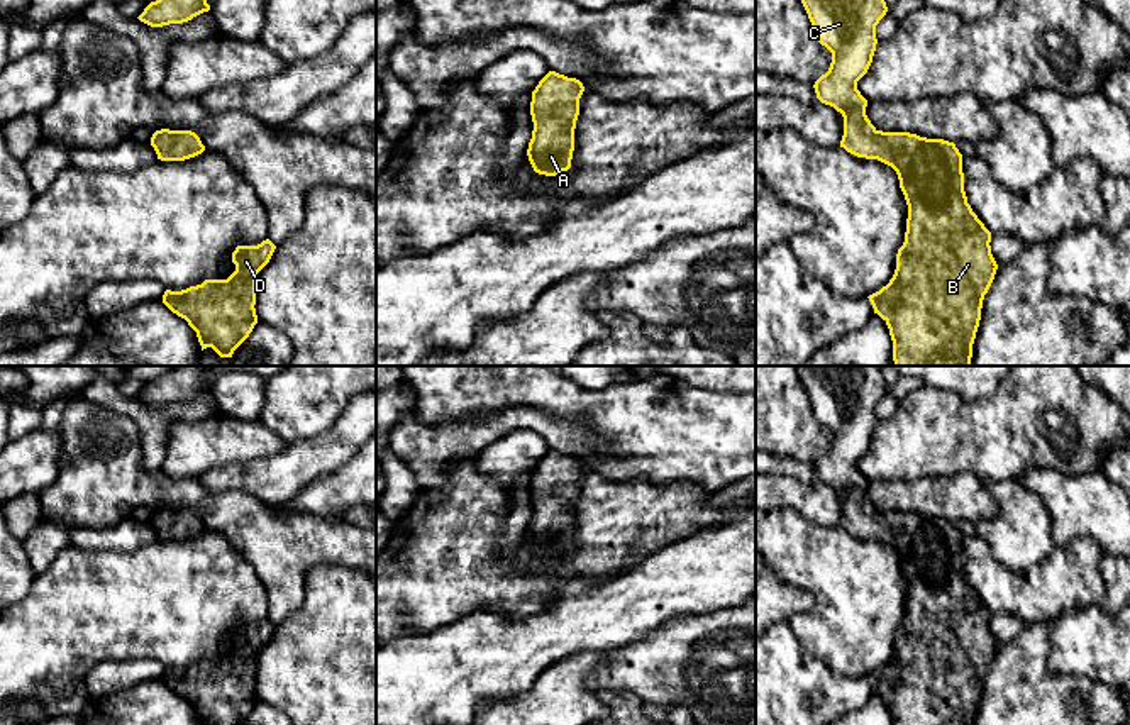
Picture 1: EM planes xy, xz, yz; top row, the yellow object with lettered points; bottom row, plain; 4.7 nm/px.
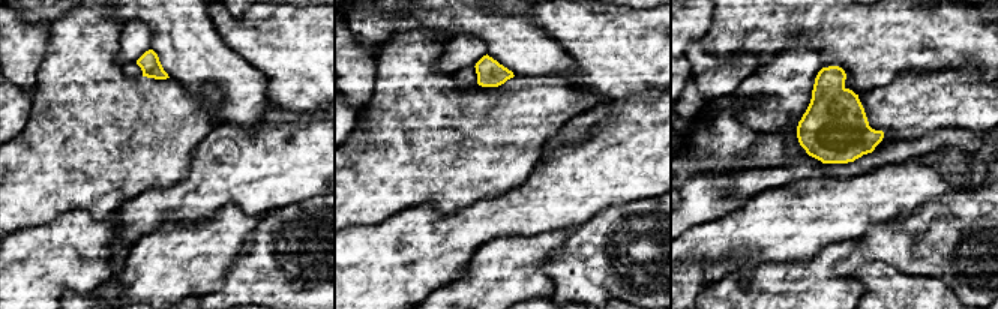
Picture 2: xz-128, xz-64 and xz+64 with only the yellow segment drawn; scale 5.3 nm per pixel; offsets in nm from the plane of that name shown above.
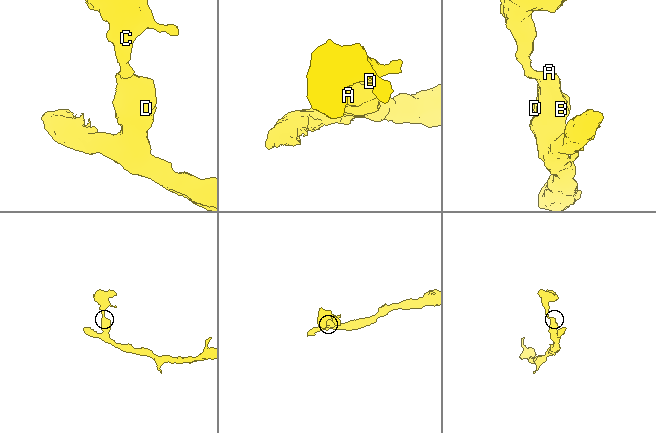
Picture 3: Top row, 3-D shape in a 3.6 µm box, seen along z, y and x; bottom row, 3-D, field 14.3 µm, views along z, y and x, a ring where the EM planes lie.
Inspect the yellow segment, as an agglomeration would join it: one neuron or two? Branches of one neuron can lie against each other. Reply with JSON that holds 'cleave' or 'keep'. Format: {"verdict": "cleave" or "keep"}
{"verdict": "keep"}

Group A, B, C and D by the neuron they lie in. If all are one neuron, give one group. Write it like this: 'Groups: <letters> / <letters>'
Groups: A B C D

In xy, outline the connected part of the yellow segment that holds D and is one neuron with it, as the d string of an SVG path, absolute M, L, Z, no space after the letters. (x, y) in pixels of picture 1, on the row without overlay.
M269 618L258 625L237 625L232 632L235 650L227 659L166 669L163 683L188 701L200 725L241 725L258 703L256 657L274 628Z

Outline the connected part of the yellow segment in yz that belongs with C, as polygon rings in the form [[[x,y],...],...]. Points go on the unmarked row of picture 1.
[[[795,366],[795,369],[818,422],[832,432],[828,451],[815,461],[813,468],[822,483],[834,486],[844,496],[840,527],[857,537],[878,539],[891,545],[898,554],[908,584],[905,622],[896,634],[895,654],[886,666],[867,676],[874,693],[886,701],[893,725],[972,725],[981,700],[983,679],[994,659],[998,644],[991,634],[991,612],[967,583],[962,534],[954,522],[944,518],[878,510],[866,495],[867,479],[857,469],[857,461],[872,442],[878,423],[876,405],[888,391],[881,366]]]

